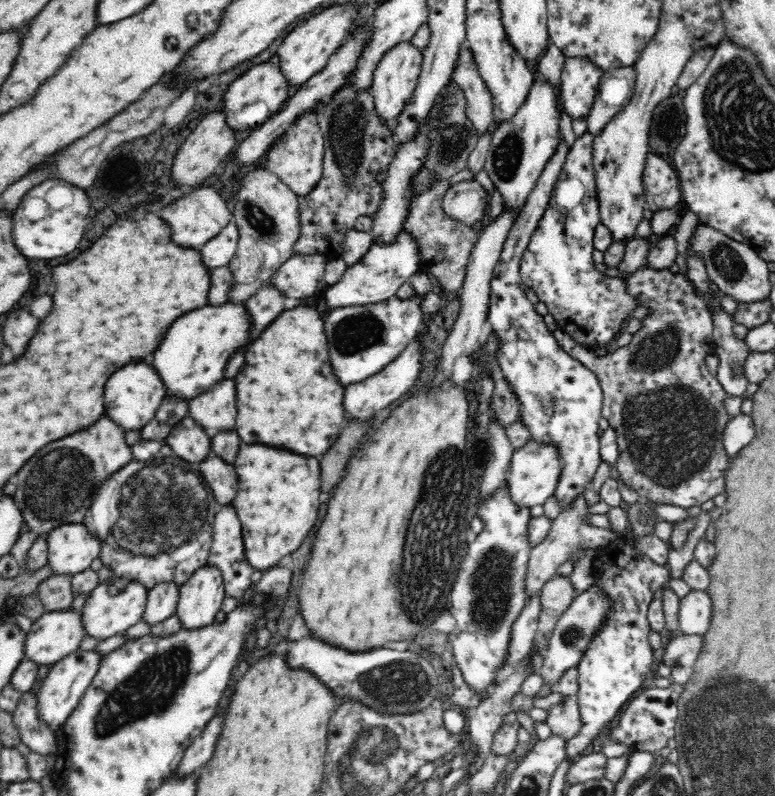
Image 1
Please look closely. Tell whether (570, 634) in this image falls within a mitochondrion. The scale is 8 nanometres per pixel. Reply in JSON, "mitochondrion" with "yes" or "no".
{"mitochondrion":"yes"}

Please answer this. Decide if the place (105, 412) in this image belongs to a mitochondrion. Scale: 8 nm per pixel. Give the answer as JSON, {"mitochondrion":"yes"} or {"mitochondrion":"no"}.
{"mitochondrion":"no"}

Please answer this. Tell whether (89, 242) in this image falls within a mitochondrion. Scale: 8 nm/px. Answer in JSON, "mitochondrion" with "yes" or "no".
{"mitochondrion":"no"}

